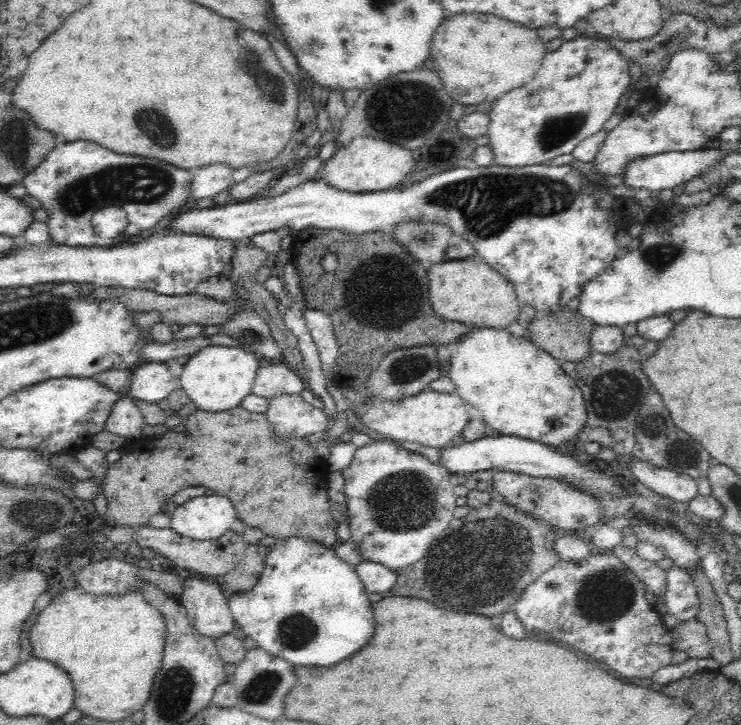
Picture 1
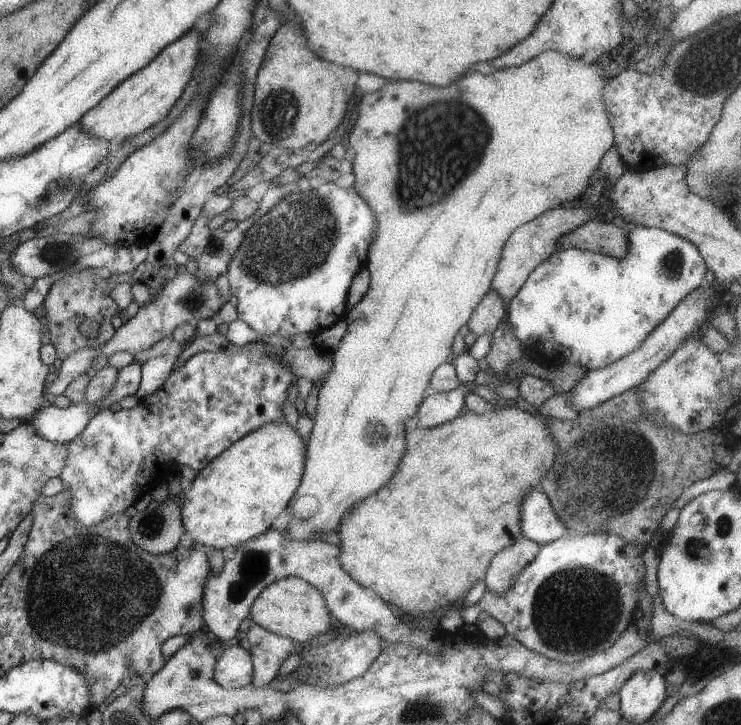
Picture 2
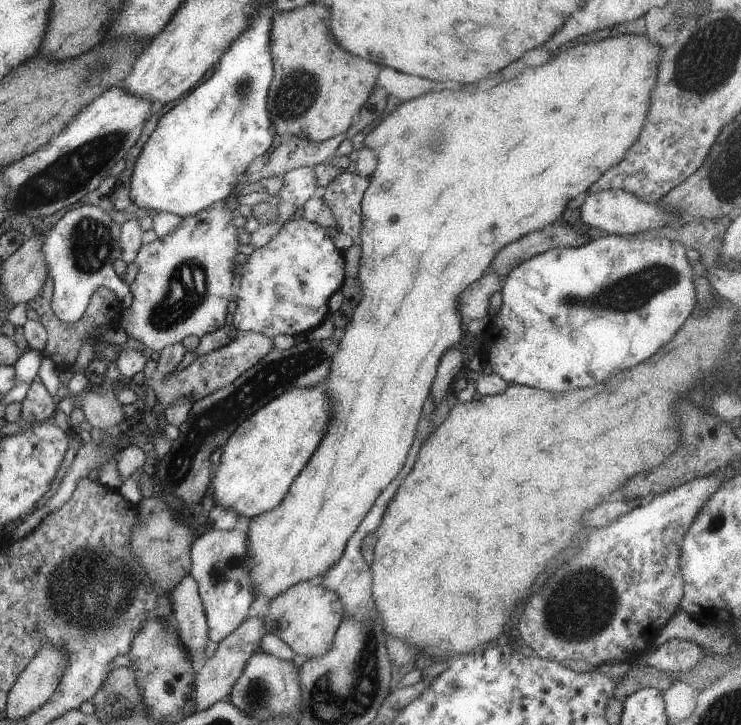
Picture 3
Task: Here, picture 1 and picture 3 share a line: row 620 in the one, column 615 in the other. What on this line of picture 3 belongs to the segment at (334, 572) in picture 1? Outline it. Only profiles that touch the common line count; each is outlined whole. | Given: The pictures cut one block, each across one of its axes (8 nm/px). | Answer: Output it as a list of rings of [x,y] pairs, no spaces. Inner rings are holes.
[[[605,235],[597,240],[589,241],[587,244],[579,247],[558,247],[551,248],[546,252],[537,254],[515,266],[501,288],[501,304],[497,314],[491,316],[485,331],[485,355],[482,357],[486,362],[487,368],[492,373],[501,376],[509,385],[524,385],[533,388],[543,388],[549,392],[561,392],[569,390],[569,378],[571,378],[571,388],[581,388],[581,386],[593,386],[607,376],[631,368],[633,364],[639,364],[641,360],[649,358],[663,342],[667,342],[677,328],[685,322],[685,318],[691,314],[695,305],[695,292],[693,291],[693,275],[691,274],[691,265],[685,257],[685,247],[678,242],[666,238],[627,238],[624,235]]]

